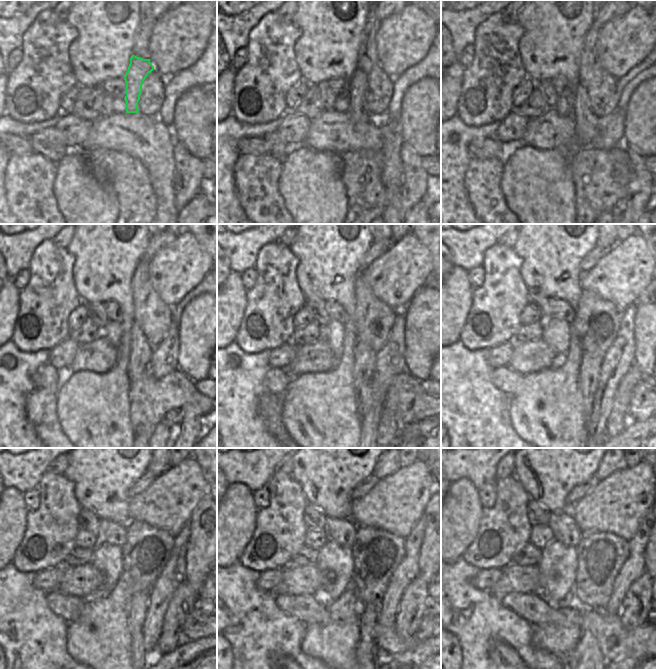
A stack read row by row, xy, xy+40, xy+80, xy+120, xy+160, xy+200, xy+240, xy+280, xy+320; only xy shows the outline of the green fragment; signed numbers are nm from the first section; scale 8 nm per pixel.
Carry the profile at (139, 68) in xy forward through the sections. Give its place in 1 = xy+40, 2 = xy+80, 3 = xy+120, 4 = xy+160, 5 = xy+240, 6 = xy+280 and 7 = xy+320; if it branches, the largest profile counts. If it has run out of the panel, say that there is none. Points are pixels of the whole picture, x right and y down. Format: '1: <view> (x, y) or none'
1: xy+40 (358, 82)
2: xy+80 (588, 127)
3: xy+120 (141, 353)
4: xy+160 (364, 358)
5: xy+240 (139, 603)
6: xy+280 (366, 648)
7: xy+320 (587, 651)

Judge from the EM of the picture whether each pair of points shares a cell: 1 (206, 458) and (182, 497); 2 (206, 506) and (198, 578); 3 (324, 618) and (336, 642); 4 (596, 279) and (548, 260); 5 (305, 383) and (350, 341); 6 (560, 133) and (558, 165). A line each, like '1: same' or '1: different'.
1: different
2: same
3: different
4: different
5: same
6: different

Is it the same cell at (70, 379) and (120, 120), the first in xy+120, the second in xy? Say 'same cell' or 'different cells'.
different cells

